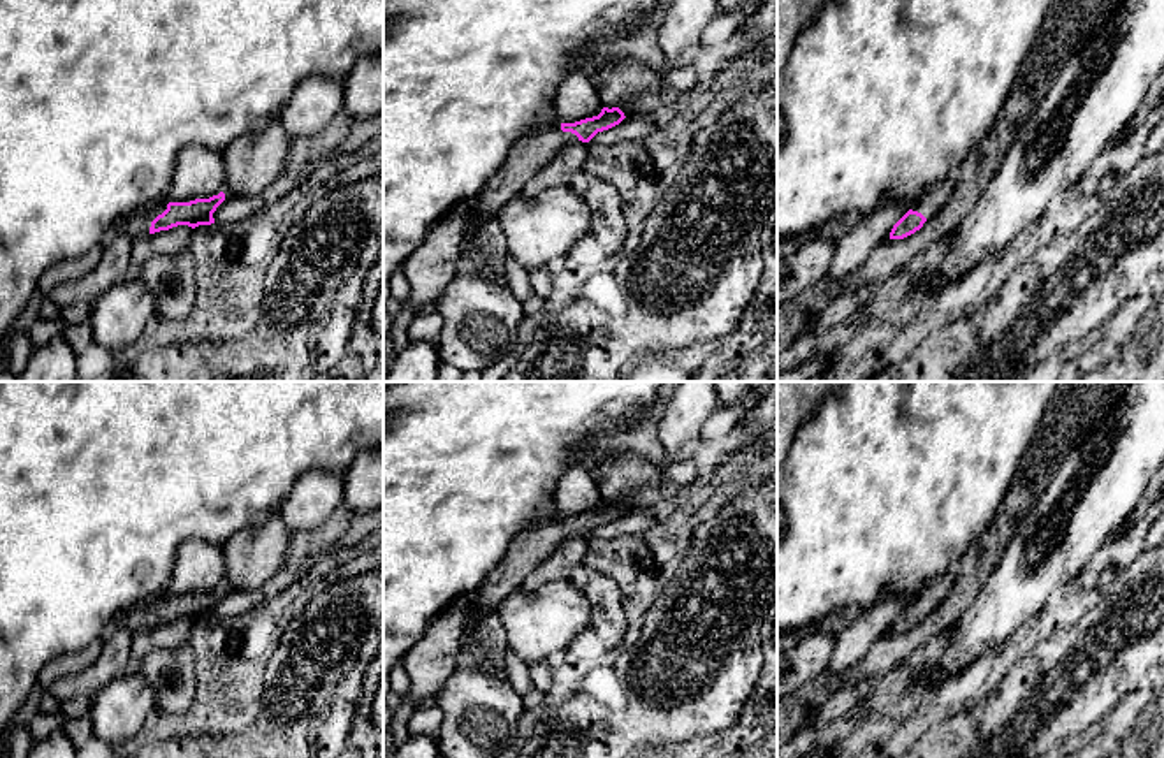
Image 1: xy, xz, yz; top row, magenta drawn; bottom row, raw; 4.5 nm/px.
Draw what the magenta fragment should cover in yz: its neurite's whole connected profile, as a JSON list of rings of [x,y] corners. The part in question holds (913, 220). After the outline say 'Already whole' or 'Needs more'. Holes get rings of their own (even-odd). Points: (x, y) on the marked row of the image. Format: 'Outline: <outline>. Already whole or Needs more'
Outline: [[[955,179],[942,183],[923,192],[911,209],[893,225],[890,239],[904,239],[923,227],[923,223],[941,209],[955,190]]]. Needs more

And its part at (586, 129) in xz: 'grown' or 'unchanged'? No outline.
grown

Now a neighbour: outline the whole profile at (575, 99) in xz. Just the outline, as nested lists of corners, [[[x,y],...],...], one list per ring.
[[[573,70],[554,93],[552,114],[559,123],[598,116],[603,104],[586,70]]]

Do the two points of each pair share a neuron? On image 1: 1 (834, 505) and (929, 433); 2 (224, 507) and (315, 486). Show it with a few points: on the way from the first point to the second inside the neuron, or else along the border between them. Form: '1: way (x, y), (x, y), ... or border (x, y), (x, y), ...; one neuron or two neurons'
1: way (857, 505), (906, 456); one neuron
2: border (327, 472), (308, 470), (294, 484), (278, 510); two neurons

